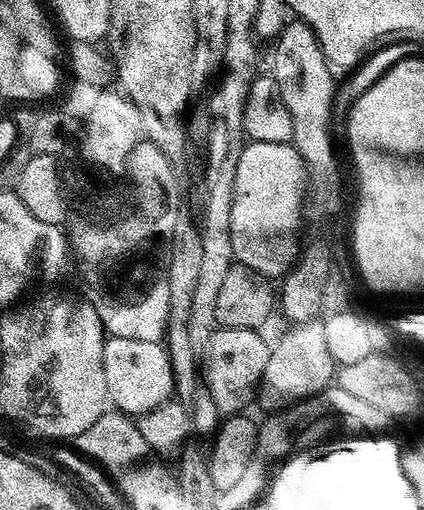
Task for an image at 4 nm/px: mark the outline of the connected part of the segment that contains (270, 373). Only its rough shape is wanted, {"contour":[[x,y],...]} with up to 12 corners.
{"contour":[[323,323],[272,344],[258,404],[279,414],[338,371]]}

